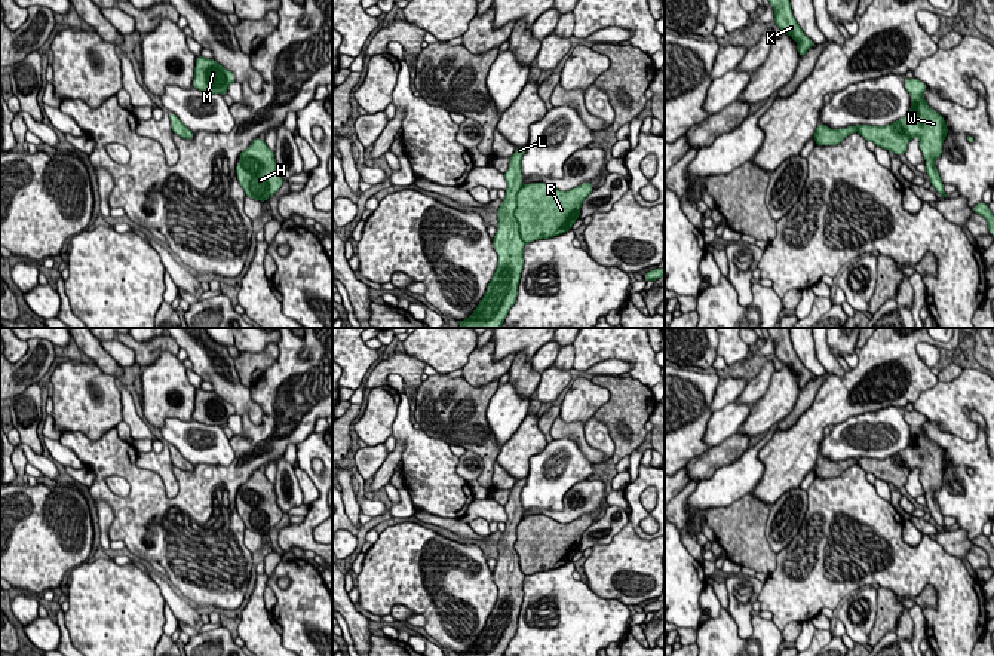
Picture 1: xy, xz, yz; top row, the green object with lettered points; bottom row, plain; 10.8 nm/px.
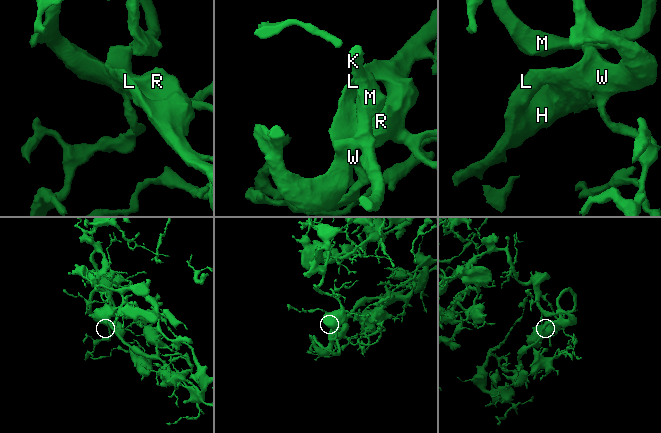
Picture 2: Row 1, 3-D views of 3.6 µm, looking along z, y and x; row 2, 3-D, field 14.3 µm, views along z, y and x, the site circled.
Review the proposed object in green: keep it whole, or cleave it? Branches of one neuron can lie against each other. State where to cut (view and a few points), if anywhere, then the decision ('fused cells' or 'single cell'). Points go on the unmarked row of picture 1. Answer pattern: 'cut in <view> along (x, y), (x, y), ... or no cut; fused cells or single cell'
no cut; single cell

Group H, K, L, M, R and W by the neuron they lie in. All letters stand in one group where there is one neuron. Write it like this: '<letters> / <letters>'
H K L M R W

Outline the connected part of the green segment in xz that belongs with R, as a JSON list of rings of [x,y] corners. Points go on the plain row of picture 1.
[[[527,478],[515,482],[504,505],[506,530],[497,543],[498,558],[493,571],[498,589],[496,604],[475,644],[458,656],[503,656],[518,629],[524,577],[571,562],[583,533],[593,524],[592,515],[568,524],[546,515],[524,518],[521,491],[525,482]]]

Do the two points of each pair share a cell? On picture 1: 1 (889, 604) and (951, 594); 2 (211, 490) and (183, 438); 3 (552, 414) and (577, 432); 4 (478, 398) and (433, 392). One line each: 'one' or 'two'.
1: two
2: two
3: two
4: one

